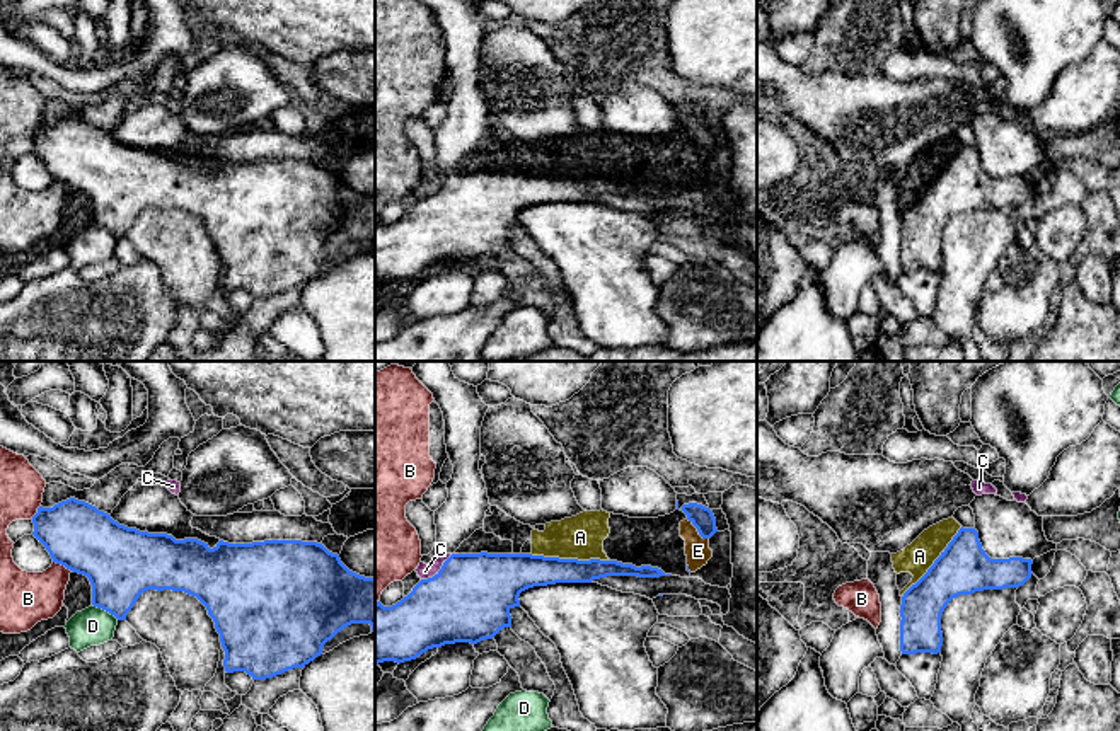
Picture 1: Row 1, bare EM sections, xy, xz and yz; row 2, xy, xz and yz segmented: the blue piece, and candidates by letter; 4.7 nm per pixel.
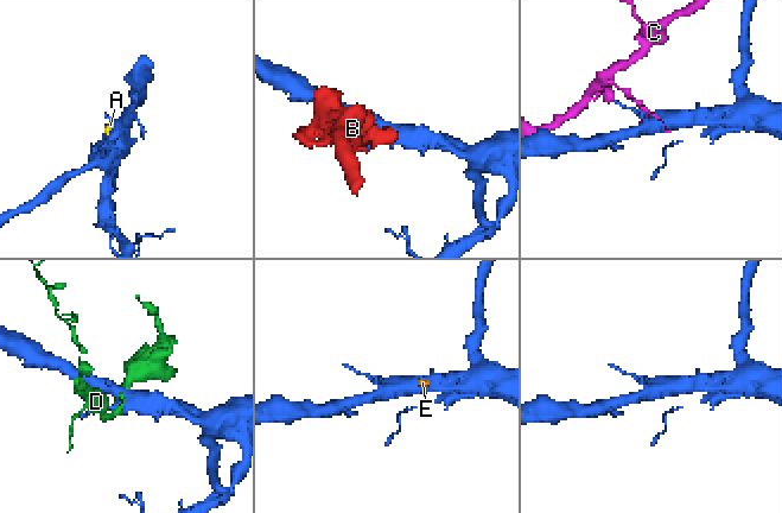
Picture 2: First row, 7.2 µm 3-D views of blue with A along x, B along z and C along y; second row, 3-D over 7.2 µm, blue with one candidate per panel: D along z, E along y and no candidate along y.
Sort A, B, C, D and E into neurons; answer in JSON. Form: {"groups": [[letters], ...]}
{"groups": [["A", "E"], ["B"], ["C"], ["D"]]}

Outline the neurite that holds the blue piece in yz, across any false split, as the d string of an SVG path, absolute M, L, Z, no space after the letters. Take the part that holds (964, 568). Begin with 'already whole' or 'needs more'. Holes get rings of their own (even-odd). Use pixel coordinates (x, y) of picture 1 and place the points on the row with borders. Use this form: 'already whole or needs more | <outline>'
already whole | M960 528L948 547L902 596L902 654L941 653L941 615L960 595L1019 588L1031 578L1031 559L990 559L975 528Z

